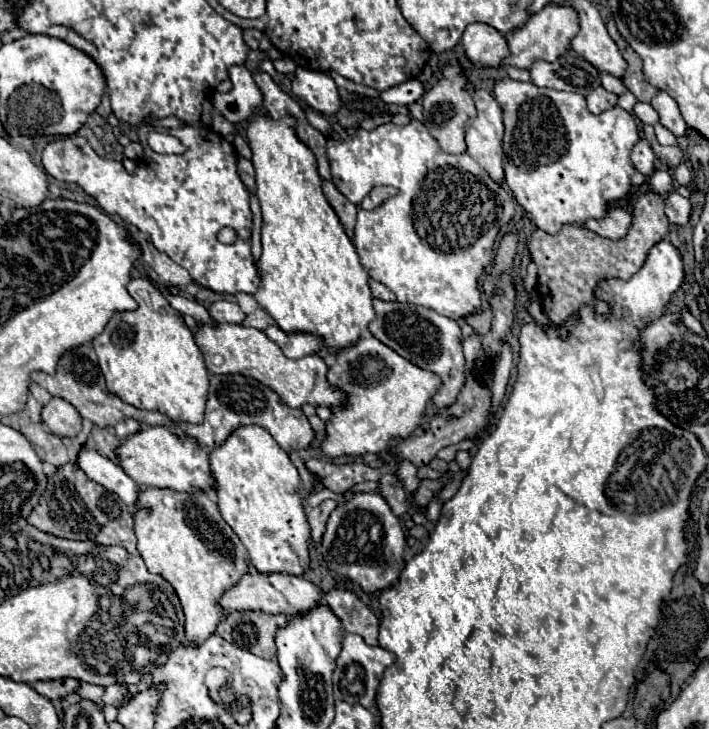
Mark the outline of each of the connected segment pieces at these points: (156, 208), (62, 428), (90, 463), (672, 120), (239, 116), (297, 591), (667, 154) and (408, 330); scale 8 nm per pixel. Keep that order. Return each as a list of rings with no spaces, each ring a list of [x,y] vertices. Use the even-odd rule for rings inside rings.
[[[139,126],[139,136],[143,144],[143,156],[137,160],[137,172],[129,174],[121,162],[101,158],[89,142],[77,134],[63,136],[59,140],[53,140],[43,150],[43,168],[57,180],[73,182],[81,186],[87,194],[91,194],[99,208],[105,210],[111,216],[119,216],[127,224],[137,226],[143,234],[149,236],[149,242],[157,248],[169,254],[173,262],[183,266],[193,280],[197,280],[201,286],[213,290],[213,292],[227,292],[227,294],[255,294],[259,288],[259,270],[255,260],[251,258],[251,228],[253,228],[253,216],[249,208],[249,190],[239,178],[237,172],[237,156],[233,146],[223,140],[217,132],[201,126],[183,126],[183,128],[169,128],[169,134],[181,138],[181,142],[189,148],[179,156],[165,156],[157,154],[147,146],[149,126]],[[221,228],[233,228],[237,234],[237,240],[233,244],[221,244],[217,240],[217,234]]]
[[[53,398],[43,406],[43,422],[57,436],[77,436],[81,432],[81,416],[79,412],[63,398]]]
[[[83,448],[77,454],[77,464],[83,468],[83,472],[87,472],[87,476],[91,476],[91,480],[103,484],[109,492],[115,492],[127,504],[129,512],[135,514],[141,488],[131,476],[125,474],[125,470],[117,462],[101,456],[95,450]]]
[[[659,92],[659,94],[655,96],[655,100],[651,100],[651,106],[659,112],[659,118],[661,118],[659,122],[661,122],[667,130],[671,130],[675,136],[687,136],[687,134],[689,134],[691,128],[689,128],[687,122],[683,120],[677,102],[675,102],[669,94]]]
[[[233,66],[229,72],[233,88],[229,96],[221,96],[221,100],[215,100],[213,104],[225,120],[241,122],[249,118],[255,110],[263,108],[263,92],[245,66]]]
[[[253,568],[253,574],[245,574],[243,580],[221,596],[221,606],[225,610],[263,610],[269,614],[295,616],[307,612],[323,602],[323,592],[305,578],[289,574],[261,574]]]
[[[643,126],[643,132],[645,132],[645,138],[649,140],[653,152],[657,154],[657,158],[659,158],[669,170],[677,168],[677,166],[683,162],[683,152],[681,152],[681,148],[679,148],[679,146],[661,146],[661,144],[657,142],[655,134],[653,134],[653,126]]]
[[[373,300],[373,308],[377,312],[377,318],[369,324],[371,334],[383,344],[387,344],[389,348],[393,348],[395,352],[399,352],[403,358],[417,364],[419,368],[439,374],[443,386],[433,396],[433,402],[437,408],[451,406],[465,384],[465,356],[461,346],[463,336],[459,324],[443,314],[437,314],[435,310],[415,306],[415,304]]]

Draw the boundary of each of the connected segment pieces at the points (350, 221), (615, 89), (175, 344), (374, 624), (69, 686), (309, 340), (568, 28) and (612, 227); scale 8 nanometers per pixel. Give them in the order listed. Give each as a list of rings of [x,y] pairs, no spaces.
[[[323,180],[323,192],[325,198],[331,202],[331,206],[335,208],[337,216],[343,222],[343,228],[349,236],[353,236],[353,228],[355,228],[355,216],[357,216],[357,206],[351,204],[329,180]]]
[[[605,72],[600,73],[601,85],[608,91],[617,94],[618,96],[624,94],[627,89],[621,79],[615,78]]]
[[[135,278],[127,288],[139,308],[113,314],[105,330],[93,340],[107,390],[135,408],[161,410],[171,420],[201,424],[209,372],[193,340],[193,332],[183,322],[183,314],[179,314],[147,278]]]
[[[331,590],[325,594],[325,604],[333,610],[333,614],[341,620],[345,632],[353,632],[363,636],[367,644],[377,644],[379,620],[377,616],[357,598],[357,594],[349,590]]]
[[[57,678],[57,680],[39,680],[31,684],[41,696],[49,698],[49,700],[61,700],[67,694],[75,692],[75,688],[79,686],[79,682],[75,678]]]
[[[267,326],[265,334],[283,350],[285,356],[289,358],[303,358],[307,354],[315,354],[321,348],[321,340],[313,334],[303,334],[303,332],[295,332],[295,334],[287,334],[283,332],[279,326]]]
[[[549,2],[543,10],[535,12],[527,24],[515,30],[509,42],[509,56],[503,60],[503,66],[519,66],[529,68],[535,60],[557,60],[569,46],[571,38],[579,32],[579,18],[573,6],[569,4],[553,4]]]
[[[609,208],[607,218],[603,220],[589,220],[585,226],[593,232],[597,232],[599,236],[605,236],[609,240],[621,240],[627,236],[629,228],[633,224],[633,218],[629,212],[621,210],[621,208]]]

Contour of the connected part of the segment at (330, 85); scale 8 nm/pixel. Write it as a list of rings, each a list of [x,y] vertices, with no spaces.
[[[297,70],[297,78],[293,80],[293,94],[303,100],[305,104],[309,104],[313,110],[321,112],[321,114],[335,114],[341,106],[341,100],[339,100],[339,90],[337,90],[337,84],[323,72],[311,72],[311,70]]]

